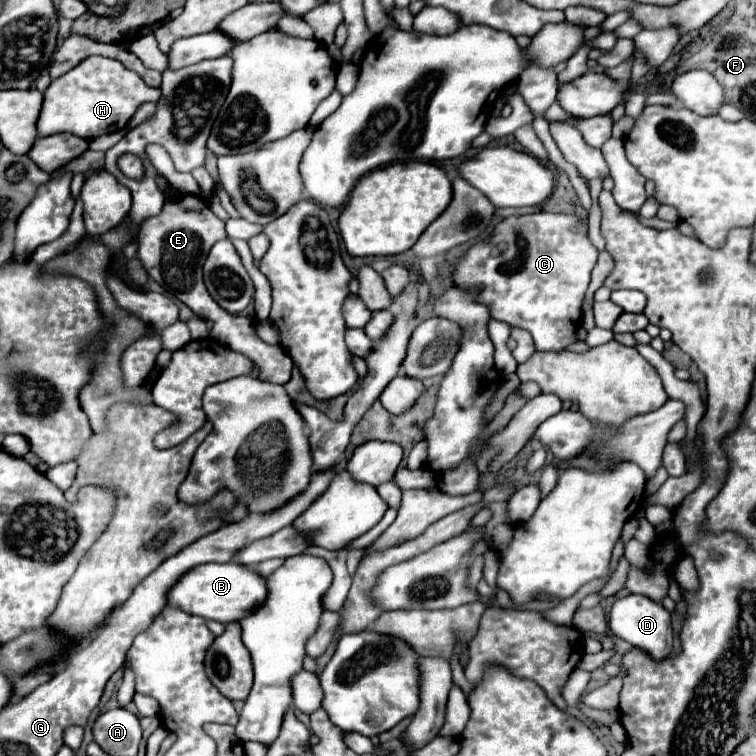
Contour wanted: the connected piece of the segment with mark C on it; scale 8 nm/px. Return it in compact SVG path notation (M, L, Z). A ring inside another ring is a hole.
M538 212L504 218L490 240L474 244L464 254L454 268L454 282L460 288L484 286L478 300L490 306L492 318L528 330L536 350L566 350L578 342L582 300L598 258L584 230L588 230L584 220L566 214Z

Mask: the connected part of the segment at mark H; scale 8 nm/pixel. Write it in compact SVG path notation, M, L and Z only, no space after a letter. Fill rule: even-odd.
M90 56L74 66L70 72L52 80L44 92L42 112L38 118L38 134L50 136L71 133L84 140L98 138L102 134L120 132L128 126L128 120L142 102L158 102L160 88L146 86L138 74L128 72L118 60Z

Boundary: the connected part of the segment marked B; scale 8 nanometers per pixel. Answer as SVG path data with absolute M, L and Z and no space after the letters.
M234 562L200 564L198 568L192 568L190 572L186 572L186 576L182 576L182 580L178 580L178 584L174 584L174 588L170 588L170 596L166 598L168 604L174 604L184 612L216 622L226 620L226 624L248 616L264 600L266 600L264 578L252 572L248 566L240 566Z

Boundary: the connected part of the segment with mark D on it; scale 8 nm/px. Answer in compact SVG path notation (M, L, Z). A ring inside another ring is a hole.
M628 594L624 598L618 598L610 610L610 620L608 620L610 632L616 638L622 638L634 646L640 646L646 650L654 660L662 660L670 654L672 650L672 622L670 622L670 612L660 604L650 600L648 596L642 594Z

